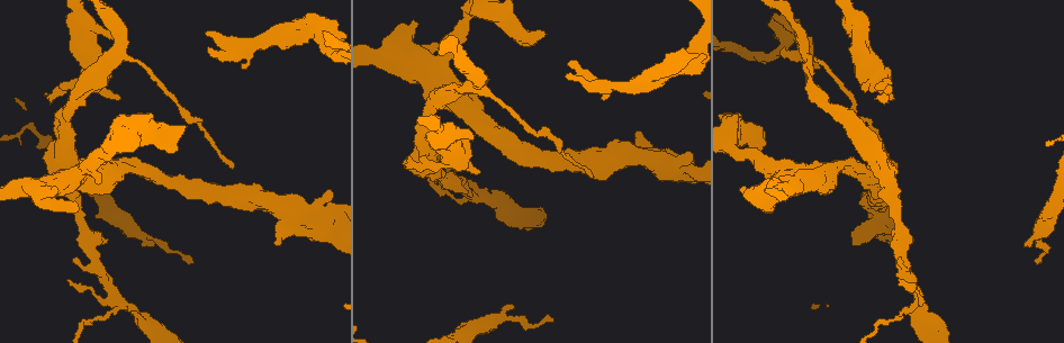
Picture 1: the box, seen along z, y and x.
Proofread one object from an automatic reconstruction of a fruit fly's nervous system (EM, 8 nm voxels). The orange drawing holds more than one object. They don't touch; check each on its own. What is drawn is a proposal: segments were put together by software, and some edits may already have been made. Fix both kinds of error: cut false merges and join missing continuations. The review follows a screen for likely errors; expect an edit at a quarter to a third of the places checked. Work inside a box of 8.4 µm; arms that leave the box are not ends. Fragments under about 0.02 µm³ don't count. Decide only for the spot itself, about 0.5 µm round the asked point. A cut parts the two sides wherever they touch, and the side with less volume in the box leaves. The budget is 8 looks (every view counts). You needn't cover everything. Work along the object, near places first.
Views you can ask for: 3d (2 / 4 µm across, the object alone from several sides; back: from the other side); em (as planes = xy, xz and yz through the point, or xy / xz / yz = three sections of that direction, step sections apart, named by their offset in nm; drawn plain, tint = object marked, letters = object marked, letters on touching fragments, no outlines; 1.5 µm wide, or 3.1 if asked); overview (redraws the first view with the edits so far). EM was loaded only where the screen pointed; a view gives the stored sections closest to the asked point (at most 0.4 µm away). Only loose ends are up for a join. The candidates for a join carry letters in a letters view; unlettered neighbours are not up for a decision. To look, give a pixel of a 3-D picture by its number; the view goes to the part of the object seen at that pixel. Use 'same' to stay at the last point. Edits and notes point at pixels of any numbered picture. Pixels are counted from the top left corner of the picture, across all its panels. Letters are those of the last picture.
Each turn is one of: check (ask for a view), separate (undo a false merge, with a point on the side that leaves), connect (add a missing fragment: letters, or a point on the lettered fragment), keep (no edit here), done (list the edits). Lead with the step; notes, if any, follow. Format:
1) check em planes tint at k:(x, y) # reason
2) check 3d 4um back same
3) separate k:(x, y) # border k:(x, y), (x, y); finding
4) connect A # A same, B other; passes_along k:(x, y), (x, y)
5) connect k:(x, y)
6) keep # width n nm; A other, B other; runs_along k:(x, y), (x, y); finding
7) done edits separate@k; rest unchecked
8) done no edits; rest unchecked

check em planes letters at 1:(113, 39) # an open end

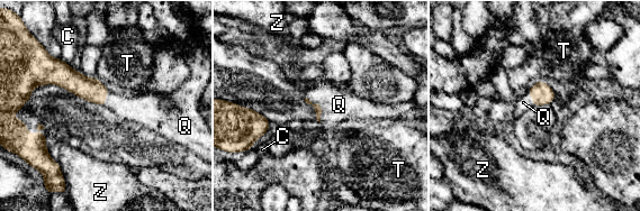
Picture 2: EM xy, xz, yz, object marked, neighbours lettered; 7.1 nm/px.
connect Q # longest_contact Z 220 nm; C other, Q same, T other, Z other; the neuron continues

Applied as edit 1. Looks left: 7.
check overview

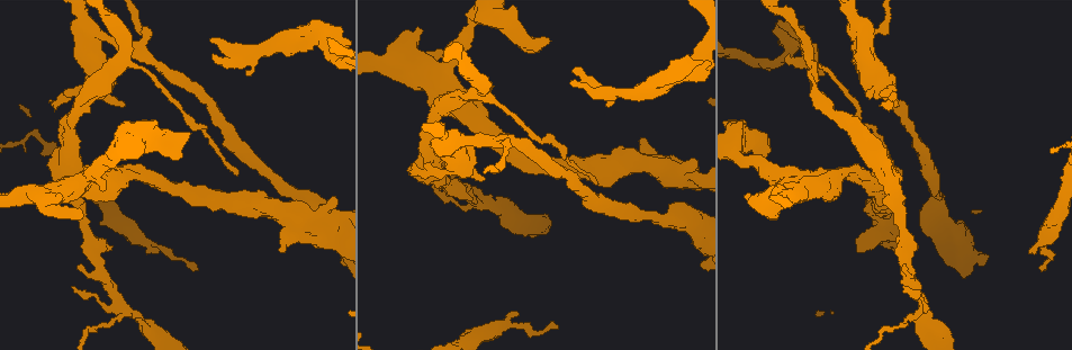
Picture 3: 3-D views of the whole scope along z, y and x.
check em planes letters at 3:(417, 29) # an open end

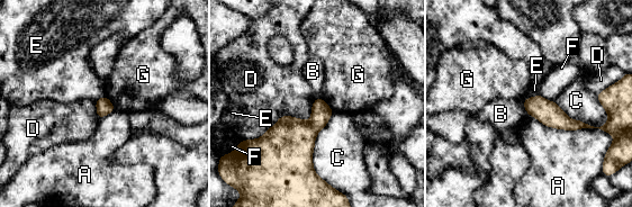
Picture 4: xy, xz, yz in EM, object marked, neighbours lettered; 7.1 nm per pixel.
keep # A other, B other, C other, D other, E other, F other, G other; border 4:(315, 99), (308, 119), (279, 116); no lettered fragment goes on from it

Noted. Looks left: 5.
done edits connect@2; rest unchecked

